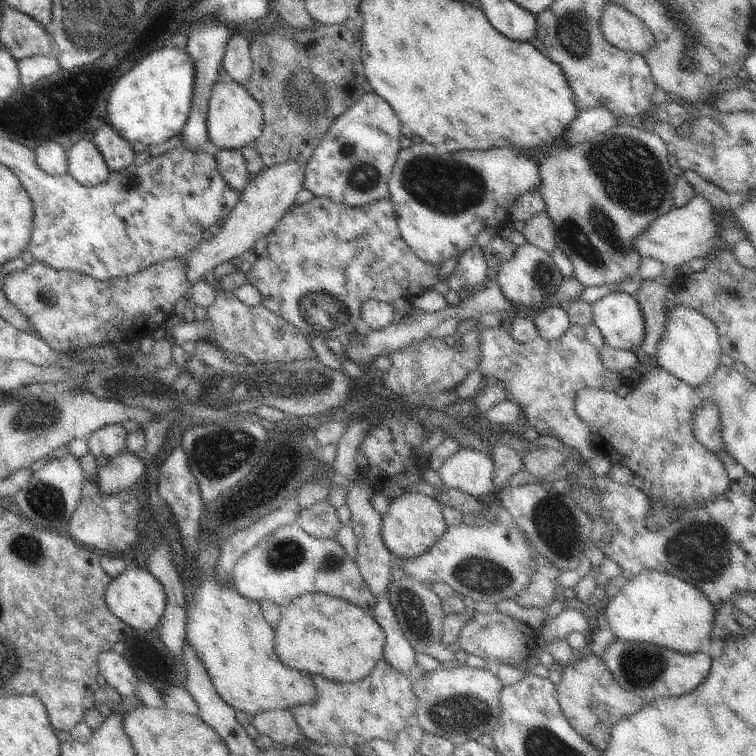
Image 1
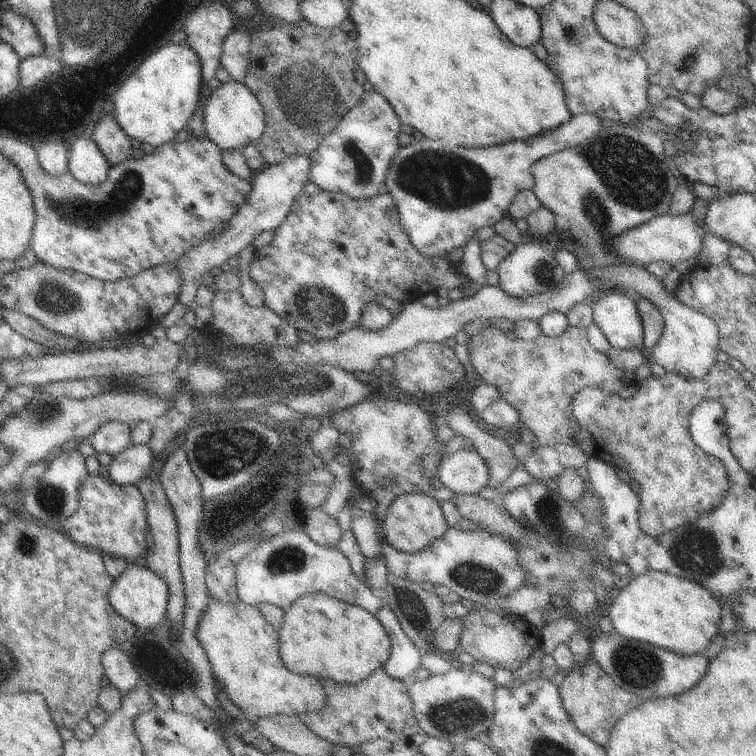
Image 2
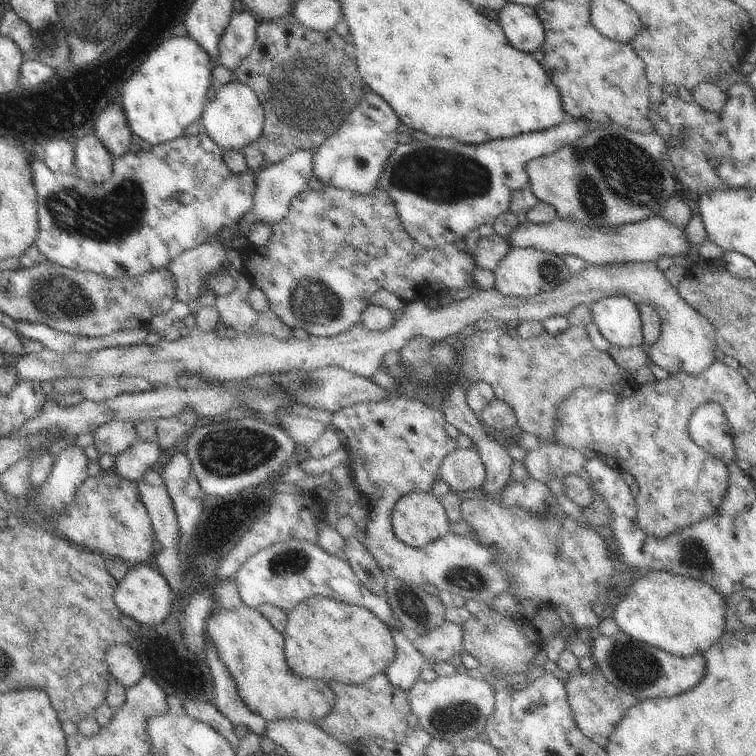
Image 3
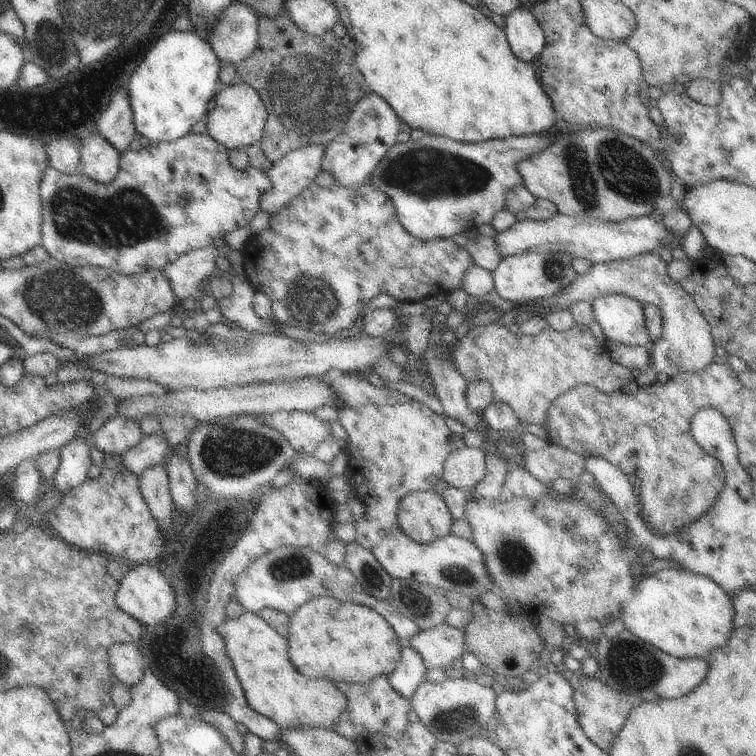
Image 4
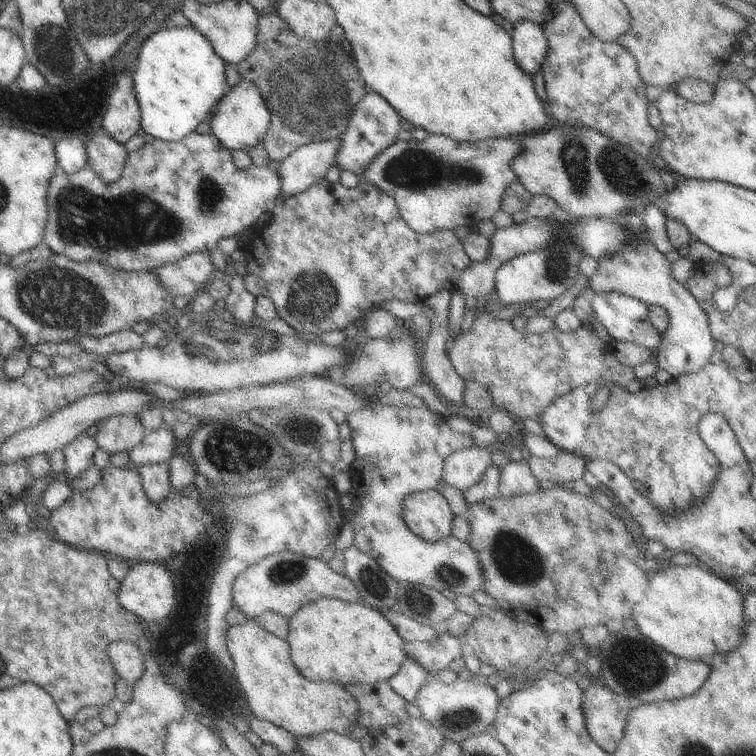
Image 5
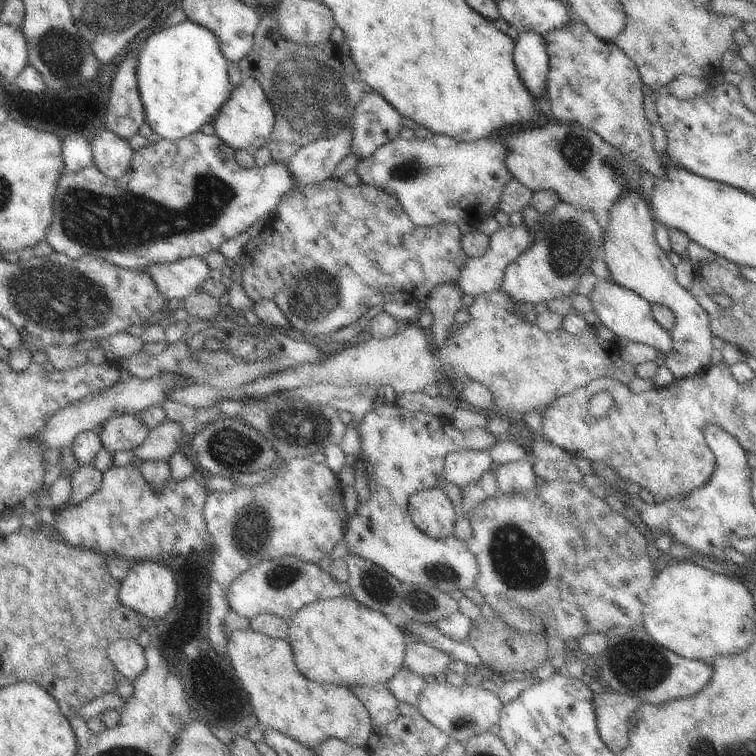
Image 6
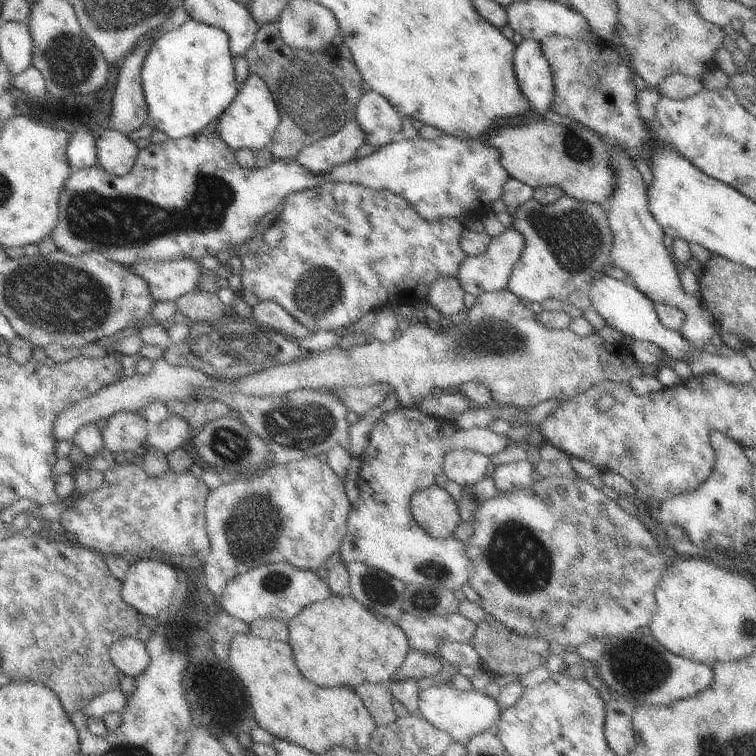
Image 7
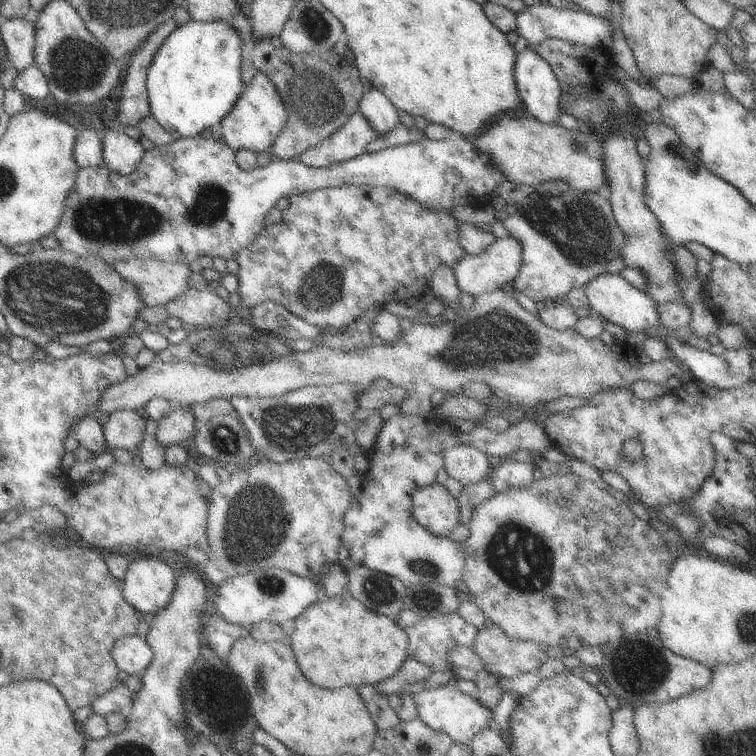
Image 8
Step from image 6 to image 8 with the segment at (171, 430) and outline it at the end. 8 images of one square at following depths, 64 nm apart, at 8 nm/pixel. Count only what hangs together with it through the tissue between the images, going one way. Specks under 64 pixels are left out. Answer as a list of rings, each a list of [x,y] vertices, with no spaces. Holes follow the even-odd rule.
[[[174,406],[163,420],[158,424],[156,440],[164,448],[176,445],[189,445],[196,432],[194,414],[186,407]]]

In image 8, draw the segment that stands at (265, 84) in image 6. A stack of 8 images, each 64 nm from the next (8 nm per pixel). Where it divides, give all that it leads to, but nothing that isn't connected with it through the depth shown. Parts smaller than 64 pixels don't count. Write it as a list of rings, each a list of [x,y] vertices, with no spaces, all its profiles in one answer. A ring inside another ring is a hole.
[[[264,36],[254,50],[252,50],[252,62],[257,72],[264,72],[268,80],[276,86],[280,96],[286,102],[286,112],[288,112],[288,122],[280,130],[278,138],[274,145],[269,149],[277,159],[296,159],[320,142],[333,136],[348,120],[358,111],[358,106],[362,96],[365,94],[365,88],[360,81],[361,75],[357,69],[357,64],[353,60],[351,53],[340,56],[340,52],[328,51],[317,55],[298,55],[288,50],[278,36],[268,38]]]

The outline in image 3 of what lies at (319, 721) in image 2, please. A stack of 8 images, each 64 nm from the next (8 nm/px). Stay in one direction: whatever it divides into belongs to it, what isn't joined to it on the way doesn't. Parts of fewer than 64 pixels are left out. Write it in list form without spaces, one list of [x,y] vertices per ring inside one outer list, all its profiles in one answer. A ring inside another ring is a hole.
[[[378,673],[362,684],[344,684],[327,681],[327,685],[334,691],[335,705],[329,715],[315,723],[329,735],[344,741],[349,747],[357,747],[359,743],[368,739],[385,738],[395,743],[402,742],[411,715],[411,703],[401,688],[395,687],[386,676]]]

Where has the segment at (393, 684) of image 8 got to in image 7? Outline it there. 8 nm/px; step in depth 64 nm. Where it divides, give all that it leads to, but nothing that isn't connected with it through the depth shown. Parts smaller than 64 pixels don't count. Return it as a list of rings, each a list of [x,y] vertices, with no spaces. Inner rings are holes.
[[[410,649],[406,661],[402,664],[399,672],[387,685],[390,688],[390,683],[400,683],[409,679],[420,681],[430,676],[435,678],[444,664],[443,658],[430,657],[420,651],[412,651]]]

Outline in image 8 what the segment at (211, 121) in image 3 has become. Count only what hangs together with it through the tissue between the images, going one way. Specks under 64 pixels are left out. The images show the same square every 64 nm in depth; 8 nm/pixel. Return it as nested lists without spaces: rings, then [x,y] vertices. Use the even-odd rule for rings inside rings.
[[[257,72],[250,85],[248,84],[244,92],[240,94],[240,100],[236,102],[232,112],[228,112],[228,116],[224,116],[222,120],[219,131],[223,142],[234,153],[245,149],[259,154],[270,149],[278,138],[280,130],[288,122],[286,107],[289,106],[280,96],[276,86],[272,84],[272,80],[268,80],[264,72]]]

